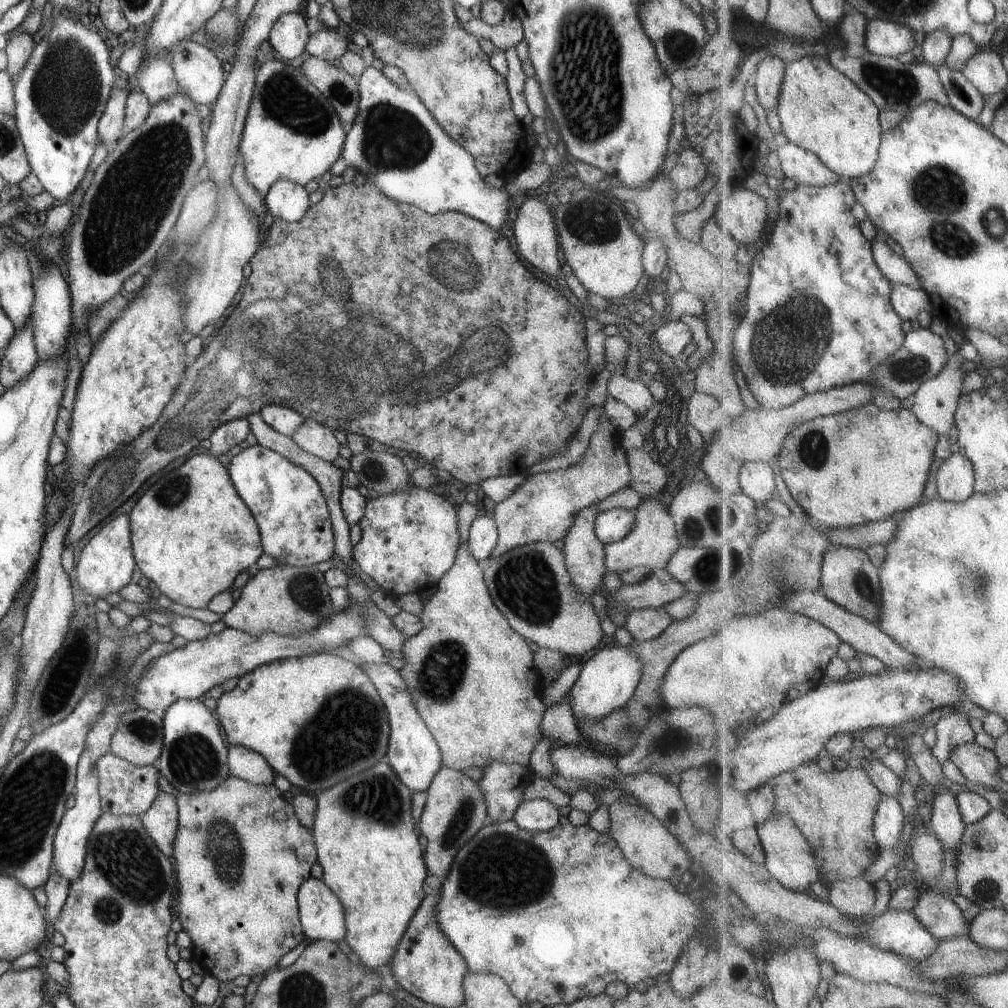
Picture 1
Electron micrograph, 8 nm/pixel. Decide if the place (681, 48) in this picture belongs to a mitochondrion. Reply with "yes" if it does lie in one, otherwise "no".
yes

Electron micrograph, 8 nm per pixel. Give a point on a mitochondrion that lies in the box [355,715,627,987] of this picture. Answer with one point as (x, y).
(501, 869)

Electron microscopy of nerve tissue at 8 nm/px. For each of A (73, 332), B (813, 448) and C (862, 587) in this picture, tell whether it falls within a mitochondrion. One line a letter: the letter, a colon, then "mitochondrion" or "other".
A: other
B: mitochondrion
C: mitochondrion

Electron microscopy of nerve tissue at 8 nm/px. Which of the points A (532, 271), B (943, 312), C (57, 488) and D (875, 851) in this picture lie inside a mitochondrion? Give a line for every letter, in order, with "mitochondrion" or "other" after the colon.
A: other
B: other
C: other
D: other

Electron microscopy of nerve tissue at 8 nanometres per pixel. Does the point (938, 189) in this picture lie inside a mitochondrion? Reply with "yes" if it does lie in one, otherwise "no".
yes

